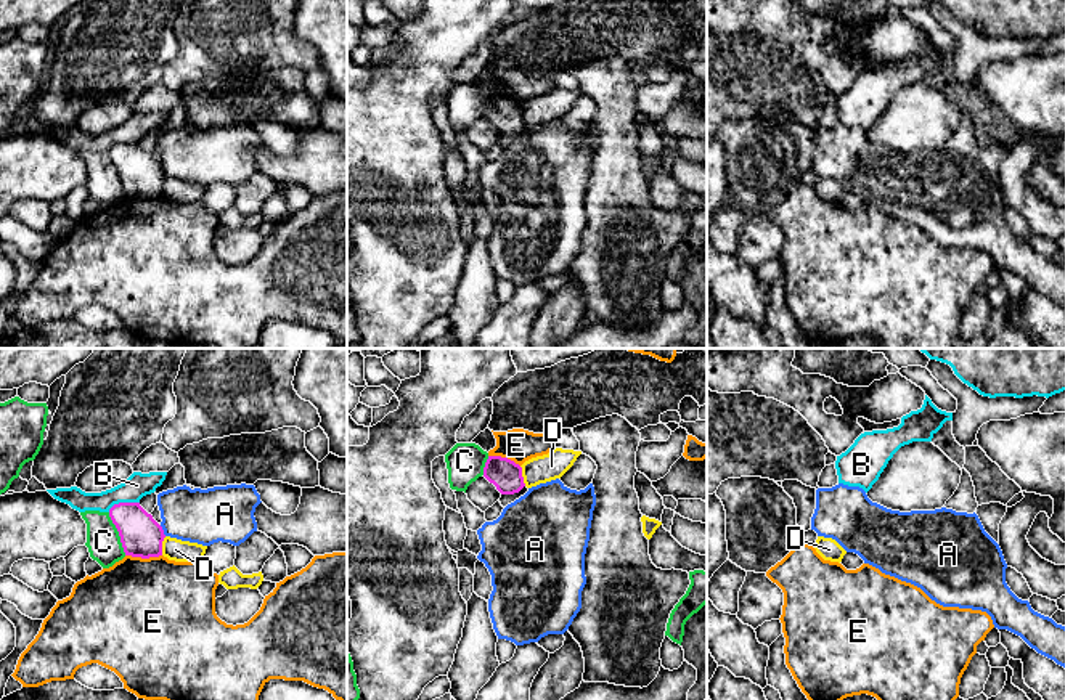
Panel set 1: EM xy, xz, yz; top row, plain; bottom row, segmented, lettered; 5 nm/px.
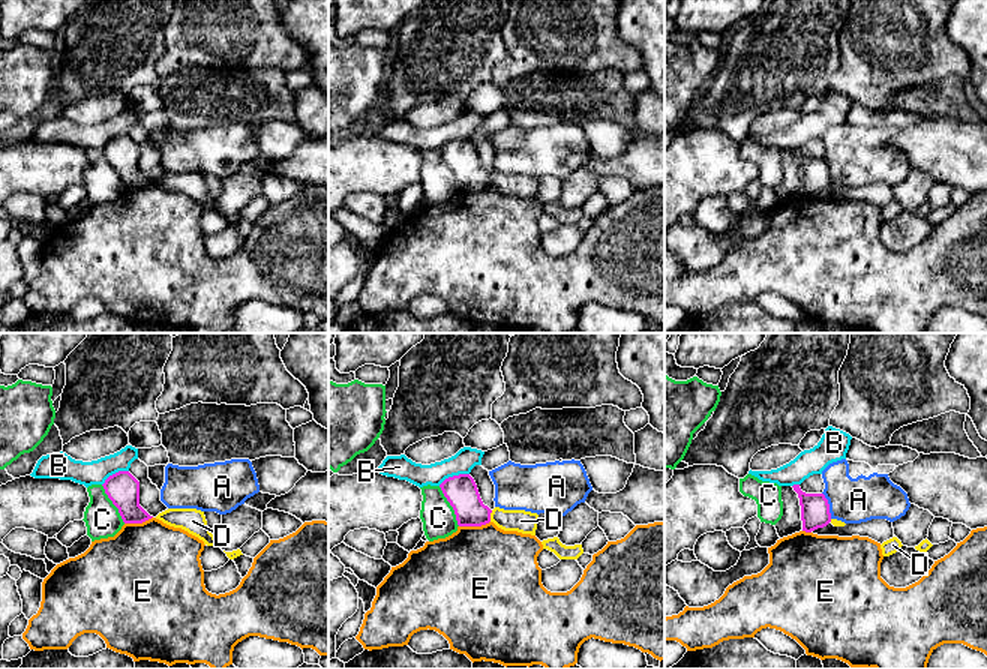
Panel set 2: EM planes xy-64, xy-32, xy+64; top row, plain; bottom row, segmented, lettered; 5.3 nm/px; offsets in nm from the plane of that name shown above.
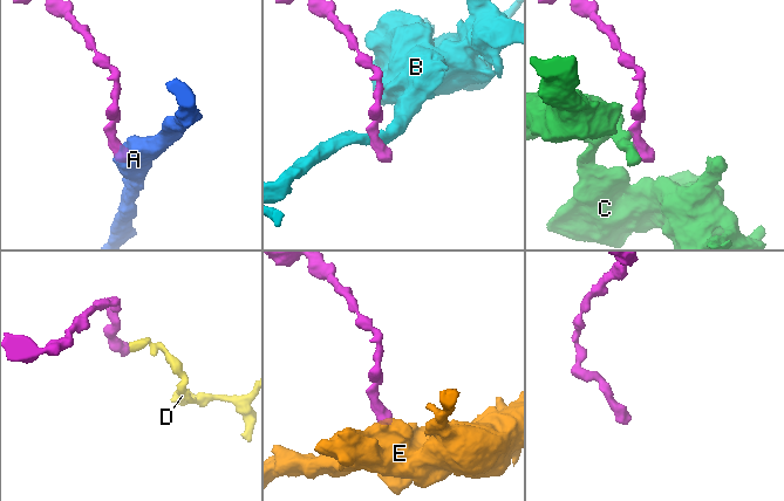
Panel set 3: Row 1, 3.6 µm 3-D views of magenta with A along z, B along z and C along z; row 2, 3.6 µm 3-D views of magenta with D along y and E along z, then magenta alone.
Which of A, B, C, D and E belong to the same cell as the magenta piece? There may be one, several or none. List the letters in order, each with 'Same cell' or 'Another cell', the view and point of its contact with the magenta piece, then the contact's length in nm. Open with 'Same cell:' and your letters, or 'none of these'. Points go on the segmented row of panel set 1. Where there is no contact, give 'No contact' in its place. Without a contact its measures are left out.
Same cell: none of these
A: Another cell. Touches magenta at xy (163, 530). Shared border 70 nm
B: Another cell. Touches magenta at xy (122, 503). Shared border 170 nm
C: Another cell. Touches magenta at xy (119, 533). Shared border 240 nm
D: Another cell. Touches magenta at xz (521, 476). Shared border 110 nm
E: Another cell. Touches magenta at xy (143, 557). Shared border 180 nm

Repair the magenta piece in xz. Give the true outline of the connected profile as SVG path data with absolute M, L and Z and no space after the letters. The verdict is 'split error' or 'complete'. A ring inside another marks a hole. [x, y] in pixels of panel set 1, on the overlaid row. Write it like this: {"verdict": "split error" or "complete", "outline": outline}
{"verdict": "complete", "outline": "M488 456L484 477L493 483L501 494L514 494L525 486L522 467L501 456Z"}

